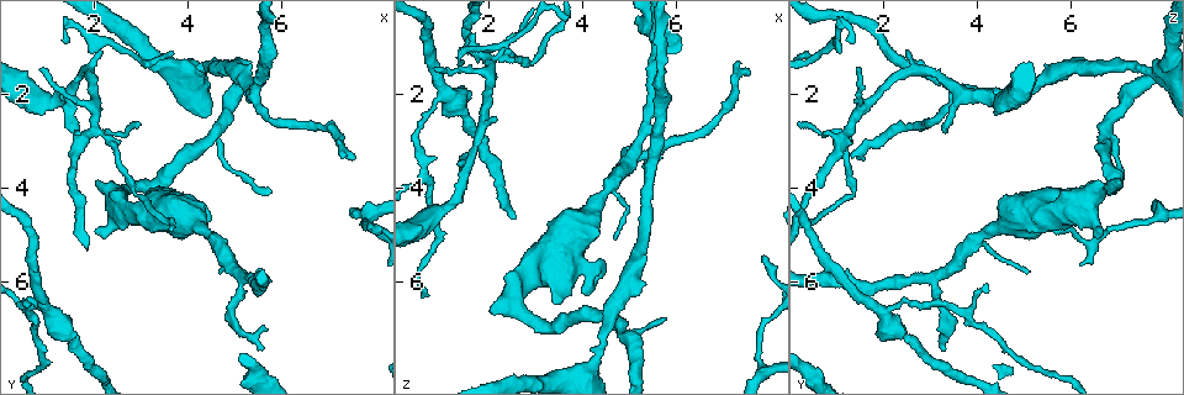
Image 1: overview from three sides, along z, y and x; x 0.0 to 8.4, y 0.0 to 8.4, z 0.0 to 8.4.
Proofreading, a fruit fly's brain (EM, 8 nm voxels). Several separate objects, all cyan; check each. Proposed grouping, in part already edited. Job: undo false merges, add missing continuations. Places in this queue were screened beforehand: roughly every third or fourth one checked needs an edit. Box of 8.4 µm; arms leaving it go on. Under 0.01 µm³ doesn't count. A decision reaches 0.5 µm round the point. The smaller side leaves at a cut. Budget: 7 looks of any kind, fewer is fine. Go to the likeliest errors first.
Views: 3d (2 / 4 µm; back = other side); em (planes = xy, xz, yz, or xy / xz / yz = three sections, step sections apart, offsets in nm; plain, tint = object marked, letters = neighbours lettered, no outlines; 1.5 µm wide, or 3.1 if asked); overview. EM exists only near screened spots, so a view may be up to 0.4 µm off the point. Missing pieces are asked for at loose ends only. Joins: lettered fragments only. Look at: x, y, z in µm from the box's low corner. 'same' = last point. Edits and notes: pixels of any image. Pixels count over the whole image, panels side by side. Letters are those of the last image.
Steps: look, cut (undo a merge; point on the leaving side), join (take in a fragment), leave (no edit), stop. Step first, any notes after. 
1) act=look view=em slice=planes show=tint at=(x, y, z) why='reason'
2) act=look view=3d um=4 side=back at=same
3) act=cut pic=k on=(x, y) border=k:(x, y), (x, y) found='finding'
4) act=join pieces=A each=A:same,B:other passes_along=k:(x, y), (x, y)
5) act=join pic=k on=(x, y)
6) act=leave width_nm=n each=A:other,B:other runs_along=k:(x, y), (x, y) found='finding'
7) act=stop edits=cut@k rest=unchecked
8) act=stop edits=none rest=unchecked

act=look view=3d um=2 side=back at=(0.80, 1.45, 1.40) why='free end'

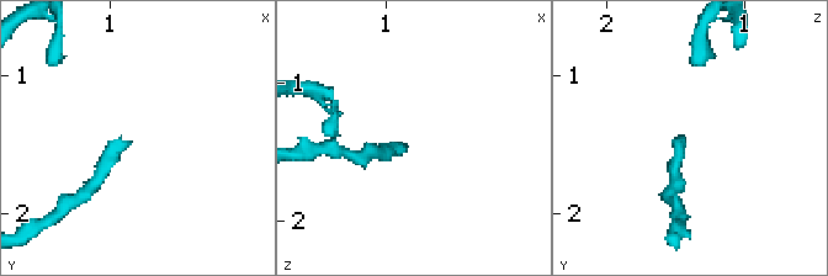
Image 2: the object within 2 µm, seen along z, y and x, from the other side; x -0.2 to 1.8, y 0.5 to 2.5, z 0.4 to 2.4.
act=look view=em slice=planes show=letters at=(0.84, 1.46, 1.46) why='need the tissue'

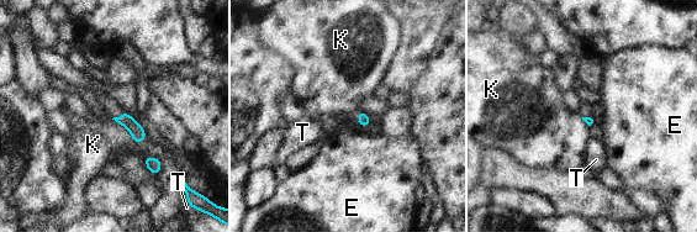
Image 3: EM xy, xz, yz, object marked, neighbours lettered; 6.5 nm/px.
act=leave each=E:other,K:other,T:other border=3:(111, 119), (137, 144), (147, 138) found='no lettered fragment goes on from it'

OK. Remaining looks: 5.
act=look view=em slice=xy step=8 show=tint at=(7.85, 4.85, 5.45) why='branch stops here'

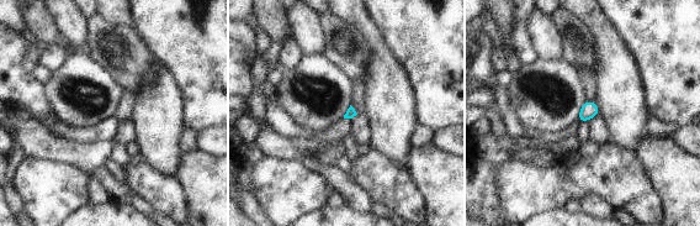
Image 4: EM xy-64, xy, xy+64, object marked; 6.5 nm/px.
act=look view=em slice=planes show=tint at=same why='another direction'

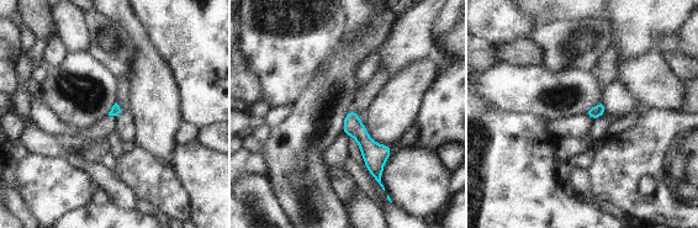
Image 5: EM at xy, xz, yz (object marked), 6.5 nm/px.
act=look view=em slice=planes show=letters at=same

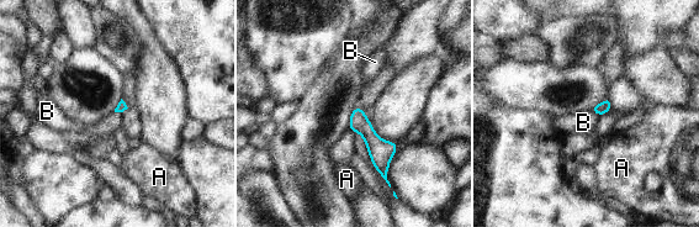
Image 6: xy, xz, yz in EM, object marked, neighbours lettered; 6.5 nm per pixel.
act=leave each=A:other,B:other runs_along=6:(356, 111), (381, 152), (384, 173) found='no lettered fragment goes on from it'

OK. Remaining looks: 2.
act=look view=3d um=4 at=(4.05, 4.80, 4.60) why='thick turns thin'

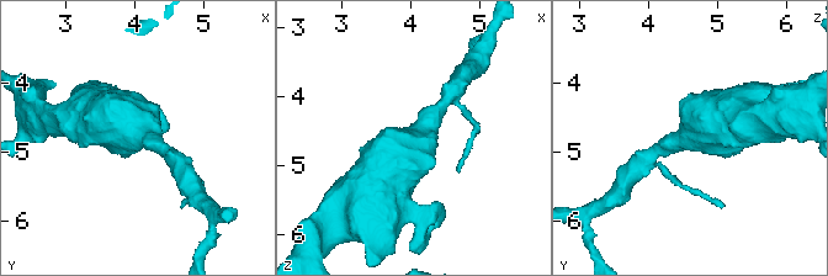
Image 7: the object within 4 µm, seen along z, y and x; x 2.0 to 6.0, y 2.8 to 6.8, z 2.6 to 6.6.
act=look view=em slice=planes show=letters at=(4.10, 4.80, 4.55)

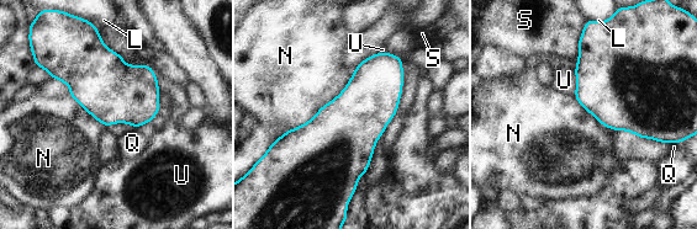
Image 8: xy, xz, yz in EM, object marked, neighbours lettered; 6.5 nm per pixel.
act=leave each=L:other,N:other,Q:other,S:other,U:other found='continuous, no second neuron'

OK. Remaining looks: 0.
act=stop edits=none rest=unchecked

